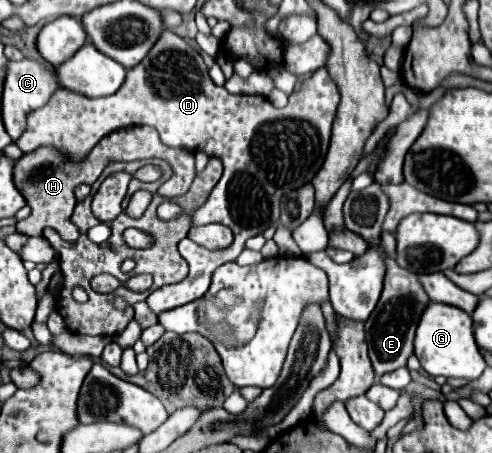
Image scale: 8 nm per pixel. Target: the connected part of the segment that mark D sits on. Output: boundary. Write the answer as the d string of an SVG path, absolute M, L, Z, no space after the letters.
M164 30L164 34L160 36L160 42L156 42L156 46L146 54L146 58L138 66L128 70L128 78L116 94L104 96L104 98L86 98L84 94L72 92L66 88L58 90L52 96L52 100L48 102L48 106L42 106L28 114L26 132L20 136L20 140L16 140L16 144L22 152L32 152L40 146L56 146L70 160L76 162L76 160L86 158L86 154L106 134L120 130L120 128L134 126L134 124L136 126L148 124L158 130L160 140L166 146L186 148L190 152L202 150L202 152L222 160L224 174L222 174L220 182L214 186L208 200L200 208L190 212L190 220L192 220L192 226L204 226L210 222L226 224L234 232L234 244L228 250L210 251L188 237L182 239L178 244L178 250L188 263L188 278L182 280L180 284L162 286L146 298L146 304L150 306L150 310L156 316L160 316L166 310L174 310L178 306L184 306L188 302L202 298L210 286L210 278L212 278L214 270L220 264L234 262L240 256L240 252L244 250L244 244L248 238L262 234L270 226L278 226L278 204L280 204L280 198L284 196L284 192L312 182L312 178L324 164L338 104L340 104L340 92L326 68L316 70L308 80L304 80L302 88L292 92L286 108L272 106L272 102L268 102L264 96L246 96L246 94L234 96L224 86L216 86L210 80L208 68L206 68L202 56L192 46L188 46L184 42L184 38L180 38L178 34L174 34L170 30Z

